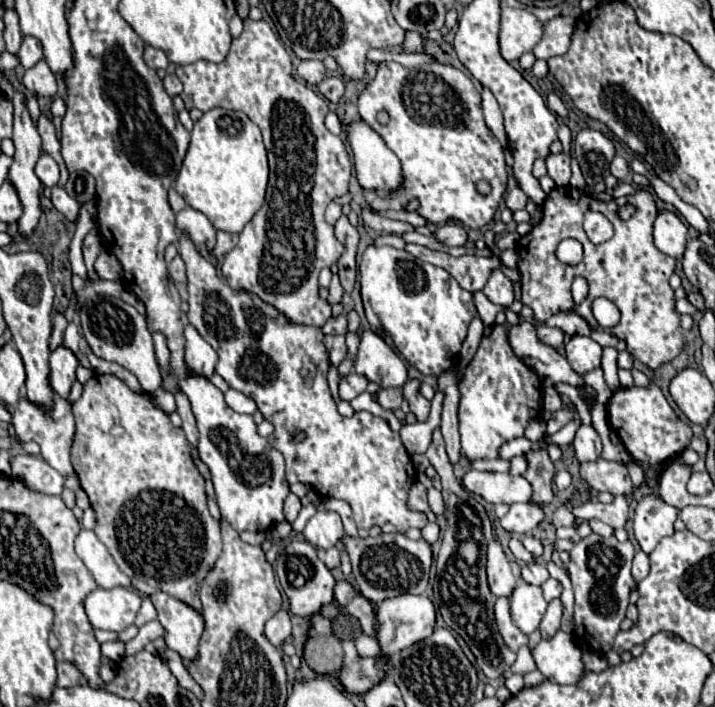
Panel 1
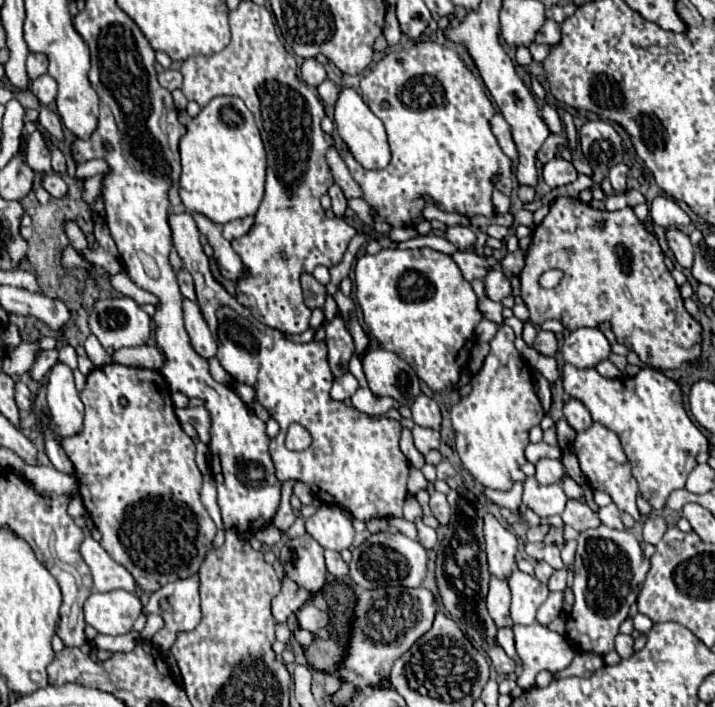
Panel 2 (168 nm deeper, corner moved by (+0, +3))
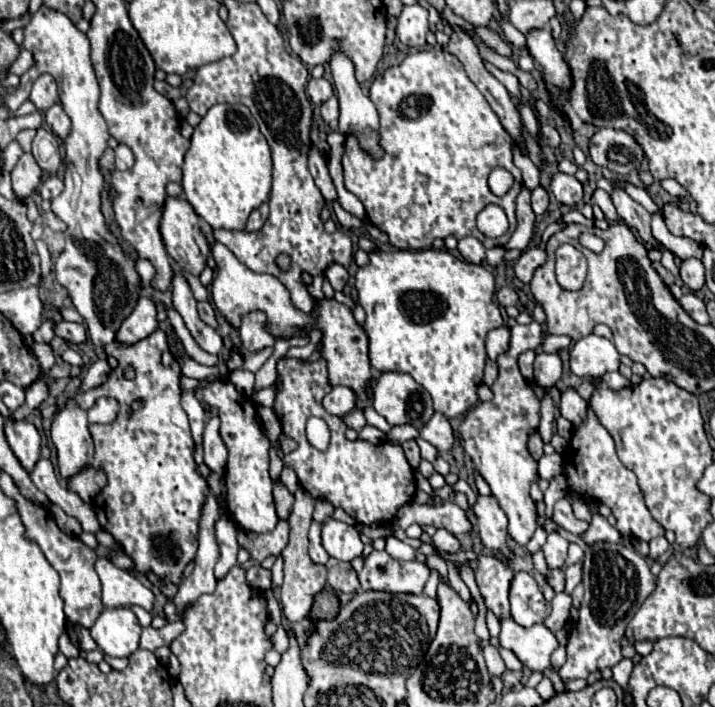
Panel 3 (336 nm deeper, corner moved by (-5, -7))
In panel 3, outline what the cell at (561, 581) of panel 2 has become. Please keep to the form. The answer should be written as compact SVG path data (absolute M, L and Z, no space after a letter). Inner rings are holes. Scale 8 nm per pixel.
M580 564L568 566L568 568L566 568L566 588L564 588L564 592L566 592L566 594L572 594L574 586L580 582L580 578L582 578L582 566L580 566Z

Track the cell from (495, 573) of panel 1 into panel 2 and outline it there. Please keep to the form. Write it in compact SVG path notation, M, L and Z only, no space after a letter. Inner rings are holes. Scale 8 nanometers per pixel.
M491 512L483 518L483 534L485 534L485 550L489 560L489 572L497 578L509 578L515 570L515 554L517 554L517 538L507 530Z

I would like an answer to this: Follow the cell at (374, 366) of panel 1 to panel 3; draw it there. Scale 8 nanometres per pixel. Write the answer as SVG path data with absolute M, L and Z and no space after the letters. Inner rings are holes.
M382 372L374 378L372 406L392 426L412 424L422 428L434 414L430 394L404 372Z

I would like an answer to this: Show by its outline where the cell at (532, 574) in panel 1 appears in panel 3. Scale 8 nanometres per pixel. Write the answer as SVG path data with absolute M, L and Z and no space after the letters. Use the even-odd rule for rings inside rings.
M550 570L546 576L548 584L554 588L554 592L562 592L564 590L564 570Z

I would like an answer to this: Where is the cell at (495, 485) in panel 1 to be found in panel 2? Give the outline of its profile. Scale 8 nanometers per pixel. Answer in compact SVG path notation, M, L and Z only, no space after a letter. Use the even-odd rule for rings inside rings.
M535 478L525 480L523 504L529 506L541 518L561 514L563 508L565 508L565 502L567 502L567 496L565 496L561 484L541 486L541 484L537 484Z

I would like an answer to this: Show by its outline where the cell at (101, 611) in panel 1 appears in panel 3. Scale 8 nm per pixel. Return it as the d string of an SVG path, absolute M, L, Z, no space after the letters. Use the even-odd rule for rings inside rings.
M104 608L90 628L92 638L104 654L130 656L138 650L142 626L130 608Z

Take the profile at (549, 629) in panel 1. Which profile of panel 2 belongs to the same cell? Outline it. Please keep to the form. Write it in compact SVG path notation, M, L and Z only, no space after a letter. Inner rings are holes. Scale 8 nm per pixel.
M551 592L549 598L537 610L537 622L549 624L551 620L555 620L559 616L561 606L563 606L563 592Z

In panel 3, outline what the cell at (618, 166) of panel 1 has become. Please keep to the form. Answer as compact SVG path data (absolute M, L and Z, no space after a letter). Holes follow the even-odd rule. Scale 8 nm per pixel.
M616 188L612 192L612 202L618 210L618 216L632 228L636 230L636 234L650 246L654 246L654 238L652 238L652 232L650 232L650 212L634 202L622 188Z

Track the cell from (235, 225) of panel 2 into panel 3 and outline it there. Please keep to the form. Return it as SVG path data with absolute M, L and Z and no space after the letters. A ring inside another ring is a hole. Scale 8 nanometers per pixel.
M262 204L262 208L258 208L258 210L254 210L254 212L250 214L244 230L246 230L246 232L258 232L258 230L264 226L266 218L268 218L268 204Z

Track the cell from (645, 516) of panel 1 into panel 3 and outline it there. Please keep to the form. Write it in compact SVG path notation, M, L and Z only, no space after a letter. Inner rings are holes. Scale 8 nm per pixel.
M658 536L658 538L650 540L650 558L656 558L656 556L664 554L668 548L670 548L670 544L664 536Z

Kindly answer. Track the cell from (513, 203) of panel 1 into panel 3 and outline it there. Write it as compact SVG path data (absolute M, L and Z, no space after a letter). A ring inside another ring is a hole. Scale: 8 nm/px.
M536 186L532 190L532 210L536 216L542 216L548 208L548 192L542 186Z

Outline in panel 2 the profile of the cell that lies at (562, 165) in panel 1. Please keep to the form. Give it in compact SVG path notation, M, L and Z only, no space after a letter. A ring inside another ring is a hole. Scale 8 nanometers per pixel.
M557 156L557 158L549 160L543 166L543 180L551 188L565 186L565 184L571 184L571 182L577 180L577 170L575 170L575 166L571 162L567 162L561 156Z

